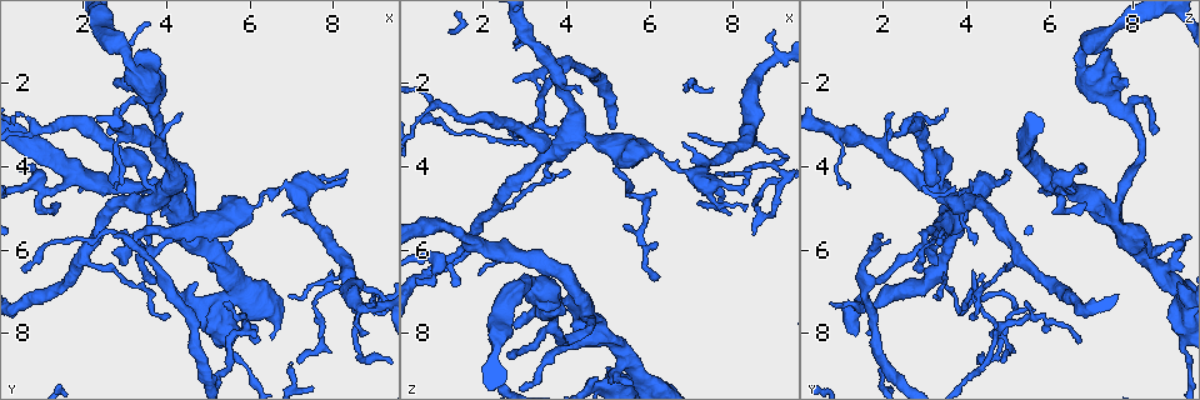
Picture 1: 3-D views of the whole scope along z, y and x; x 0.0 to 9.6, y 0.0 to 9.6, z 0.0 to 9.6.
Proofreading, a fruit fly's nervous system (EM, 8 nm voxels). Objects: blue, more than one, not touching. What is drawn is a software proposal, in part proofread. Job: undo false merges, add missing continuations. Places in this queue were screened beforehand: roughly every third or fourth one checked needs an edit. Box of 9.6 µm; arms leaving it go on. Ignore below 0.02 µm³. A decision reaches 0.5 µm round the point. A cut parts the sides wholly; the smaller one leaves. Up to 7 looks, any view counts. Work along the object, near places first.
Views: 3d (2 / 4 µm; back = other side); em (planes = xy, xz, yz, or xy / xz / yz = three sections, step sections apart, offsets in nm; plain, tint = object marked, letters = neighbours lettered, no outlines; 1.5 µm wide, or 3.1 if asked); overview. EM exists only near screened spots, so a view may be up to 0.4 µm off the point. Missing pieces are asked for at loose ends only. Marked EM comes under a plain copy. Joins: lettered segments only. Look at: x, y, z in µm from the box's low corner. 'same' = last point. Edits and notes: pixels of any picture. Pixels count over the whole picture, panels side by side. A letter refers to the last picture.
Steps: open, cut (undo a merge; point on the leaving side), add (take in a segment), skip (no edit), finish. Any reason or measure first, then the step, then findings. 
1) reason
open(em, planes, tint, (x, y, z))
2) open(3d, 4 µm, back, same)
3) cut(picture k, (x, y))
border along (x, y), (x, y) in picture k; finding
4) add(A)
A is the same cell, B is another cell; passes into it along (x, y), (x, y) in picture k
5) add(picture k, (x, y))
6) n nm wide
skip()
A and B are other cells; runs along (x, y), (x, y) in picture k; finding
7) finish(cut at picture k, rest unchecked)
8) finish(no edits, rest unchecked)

branch stops here
open(3d, 4 µm, (9.05, 7.30, 0.80))

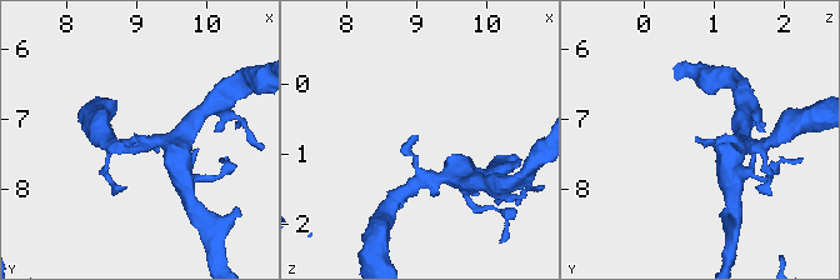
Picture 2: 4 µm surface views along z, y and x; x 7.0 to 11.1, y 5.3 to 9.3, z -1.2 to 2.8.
open(em, planes, letters, (9.00, 7.25, 0.75))

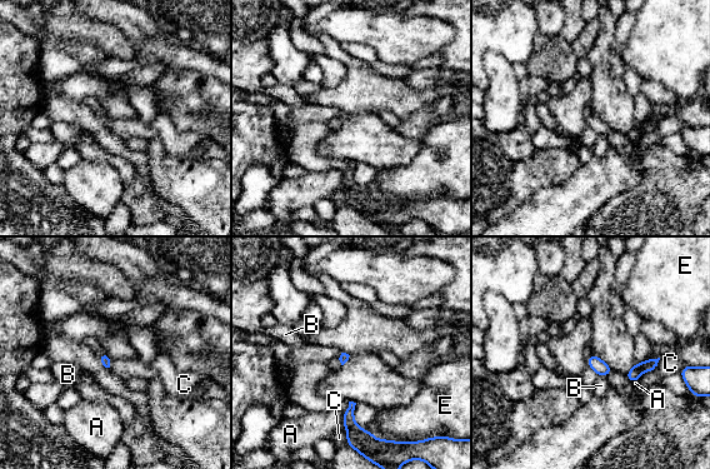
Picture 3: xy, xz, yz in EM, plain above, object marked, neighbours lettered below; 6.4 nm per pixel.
skip()
A, B, C and E are other cells; border along (660, 358), (656, 367), (644, 374) in picture 3; none of them fits

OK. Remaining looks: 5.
open(3d, 2 µm, (8.35, 6.45, 3.30))

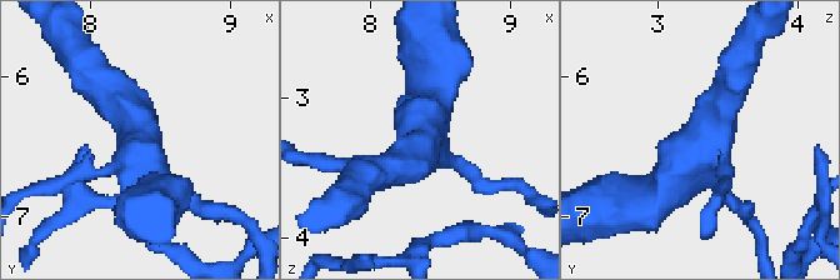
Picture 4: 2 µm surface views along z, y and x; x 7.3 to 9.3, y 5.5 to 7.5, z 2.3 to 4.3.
open(em, yz, step 8, tint, (8.32, 6.50, 3.34))

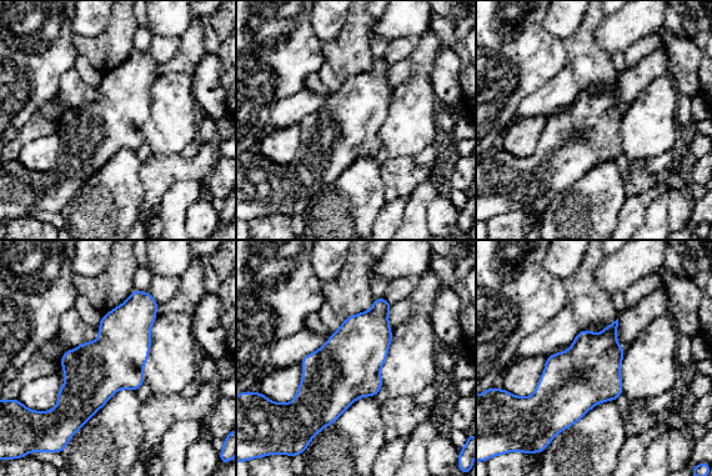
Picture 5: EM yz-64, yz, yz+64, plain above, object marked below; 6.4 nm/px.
open(em, planes, letters, same)

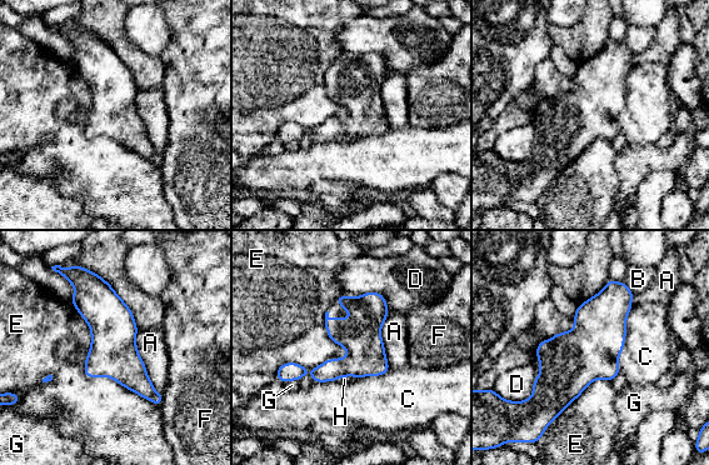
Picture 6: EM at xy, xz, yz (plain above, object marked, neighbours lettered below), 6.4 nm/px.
160 nm wide
skip()
A, B, C, D, E, F, G and H are other cells; runs along (95, 278), (114, 354), (158, 400) in picture 6; one neuron here

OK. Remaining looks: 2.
open(em, planes, letters, (1.05, 4.55, 6.25))

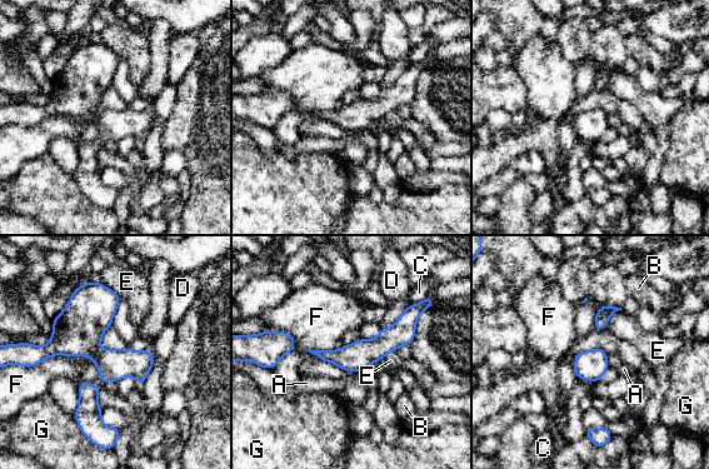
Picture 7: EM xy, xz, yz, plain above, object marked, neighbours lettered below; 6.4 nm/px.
skip()
A, B, C, D, E, F and G are other cells; runs along (413, 313), (377, 349), (319, 353) in picture 7; one neuron here

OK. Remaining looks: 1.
finish(no edits, rest unchecked)

